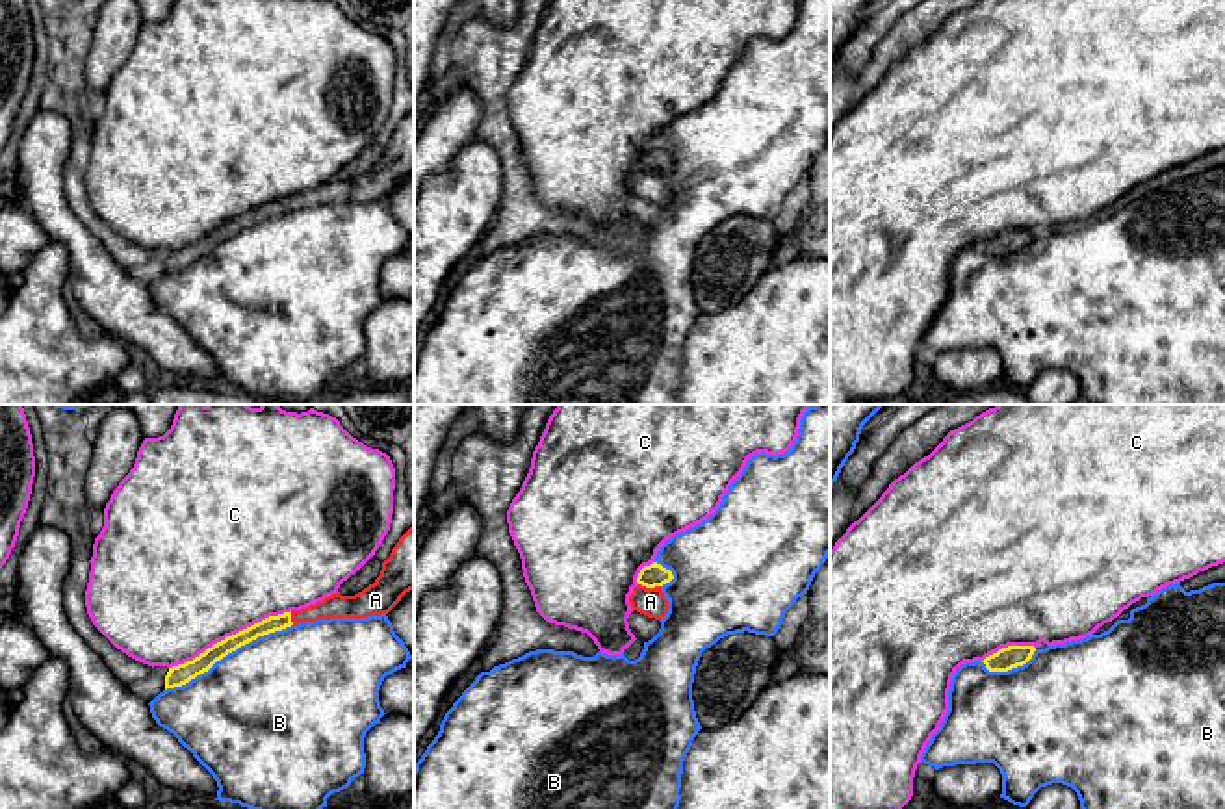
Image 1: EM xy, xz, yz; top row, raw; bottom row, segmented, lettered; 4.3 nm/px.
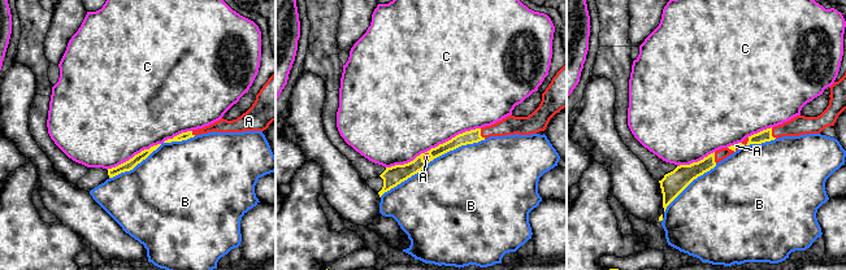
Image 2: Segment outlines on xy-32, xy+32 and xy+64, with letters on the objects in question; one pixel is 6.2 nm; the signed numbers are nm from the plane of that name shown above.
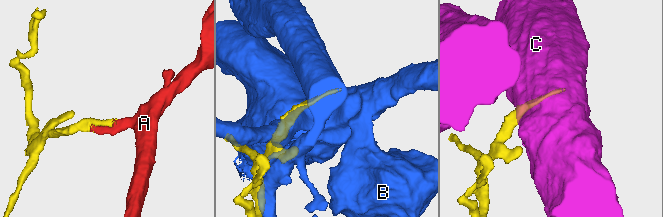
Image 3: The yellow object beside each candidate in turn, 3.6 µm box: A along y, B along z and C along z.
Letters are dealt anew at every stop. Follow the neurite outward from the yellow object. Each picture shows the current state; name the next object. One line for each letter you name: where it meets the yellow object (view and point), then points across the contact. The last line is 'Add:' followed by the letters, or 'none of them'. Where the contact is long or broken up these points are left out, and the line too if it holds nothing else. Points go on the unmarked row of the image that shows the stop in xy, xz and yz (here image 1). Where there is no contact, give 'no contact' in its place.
A: xz (650, 171)
Add: A

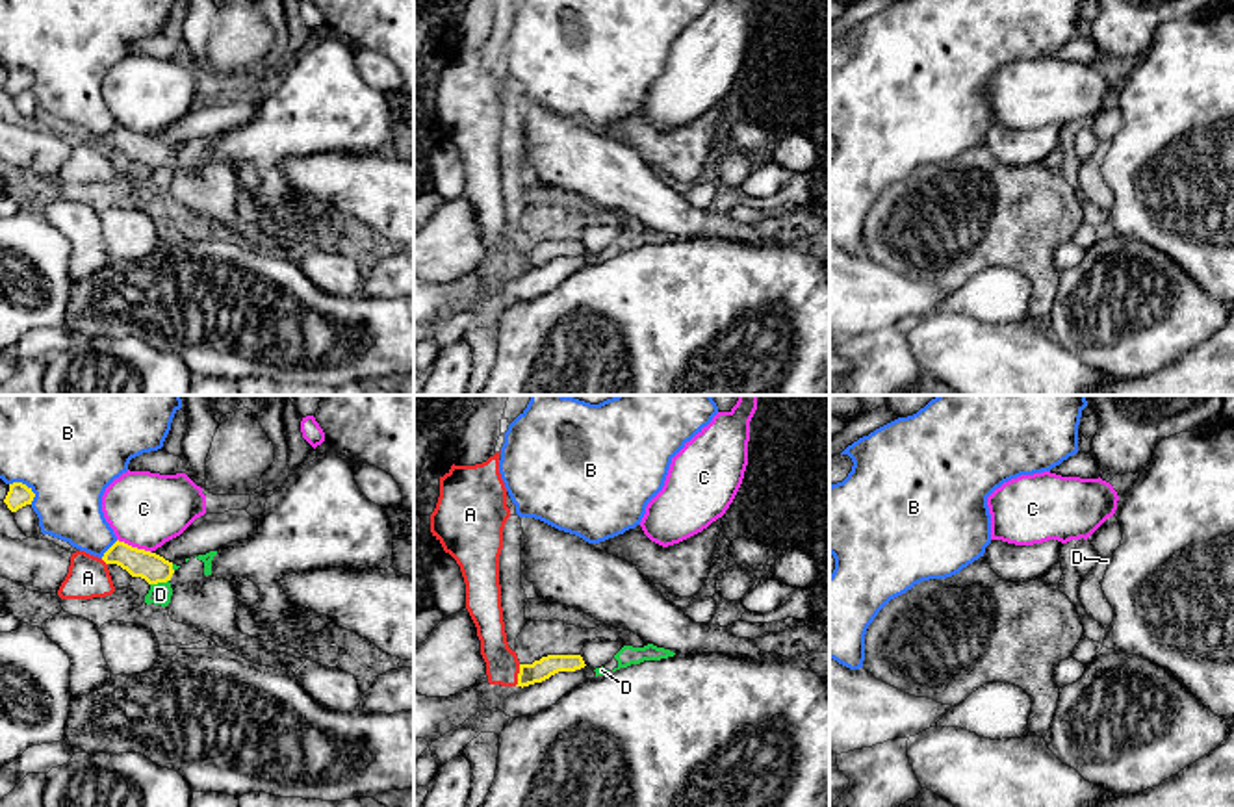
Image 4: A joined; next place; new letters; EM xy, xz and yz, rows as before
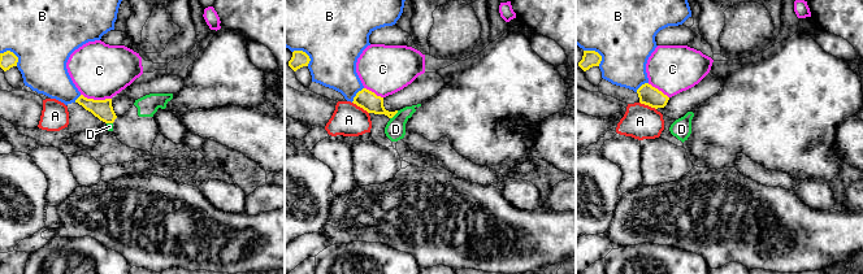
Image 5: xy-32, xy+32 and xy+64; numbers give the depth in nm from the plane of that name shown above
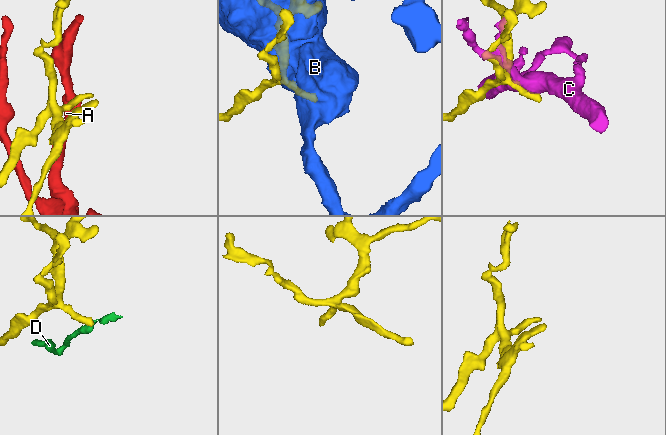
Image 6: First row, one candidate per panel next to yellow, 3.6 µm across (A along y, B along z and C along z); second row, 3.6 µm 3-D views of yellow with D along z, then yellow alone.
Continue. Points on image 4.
Add: none of them

